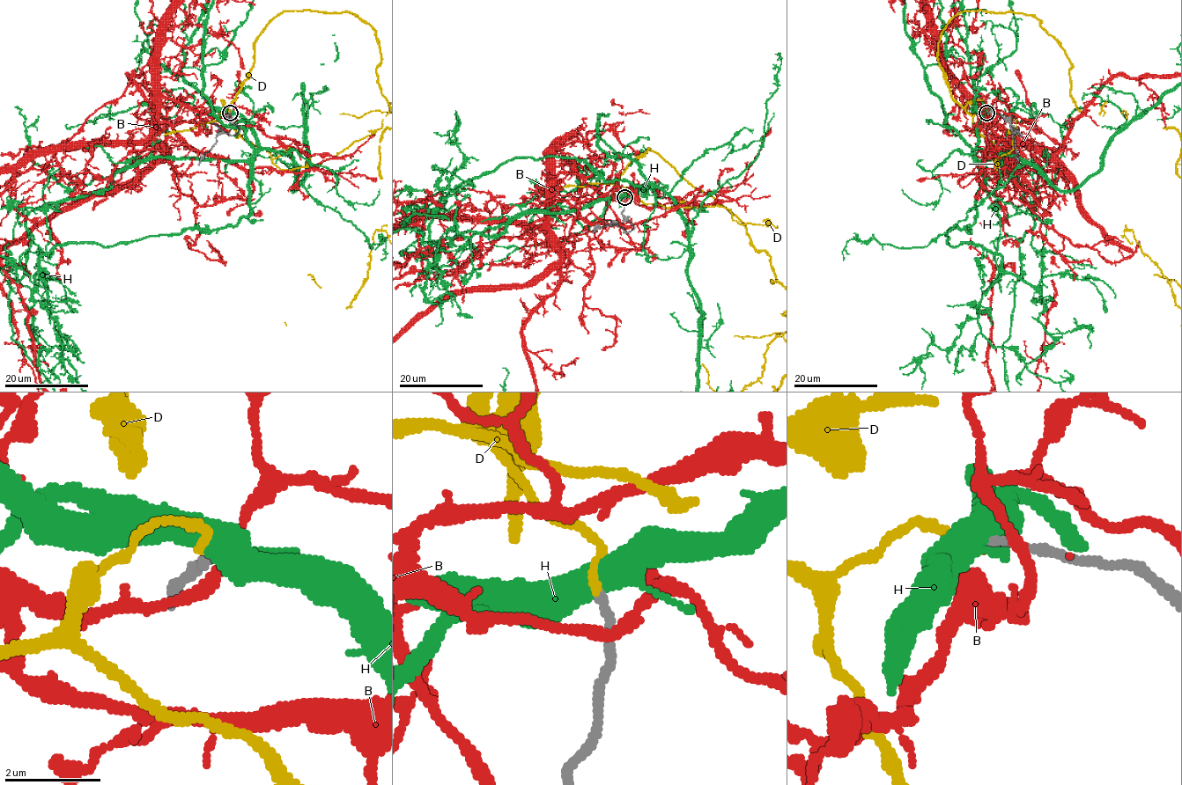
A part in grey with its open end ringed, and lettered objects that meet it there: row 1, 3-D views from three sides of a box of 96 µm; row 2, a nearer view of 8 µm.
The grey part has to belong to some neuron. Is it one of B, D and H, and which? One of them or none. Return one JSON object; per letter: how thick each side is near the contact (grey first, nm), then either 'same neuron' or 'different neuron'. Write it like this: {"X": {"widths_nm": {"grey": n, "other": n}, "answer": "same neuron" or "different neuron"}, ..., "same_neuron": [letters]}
{"B": {"widths_nm": {"grey": 240, "other": 240}, "answer": "different neuron"}, "D": {"widths_nm": {"grey": 170, "other": 170}, "answer": "same neuron"}, "H": {"widths_nm": {"grey": 170, "other": 460}, "answer": "different neuron"}, "same_neuron": ["D"]}

